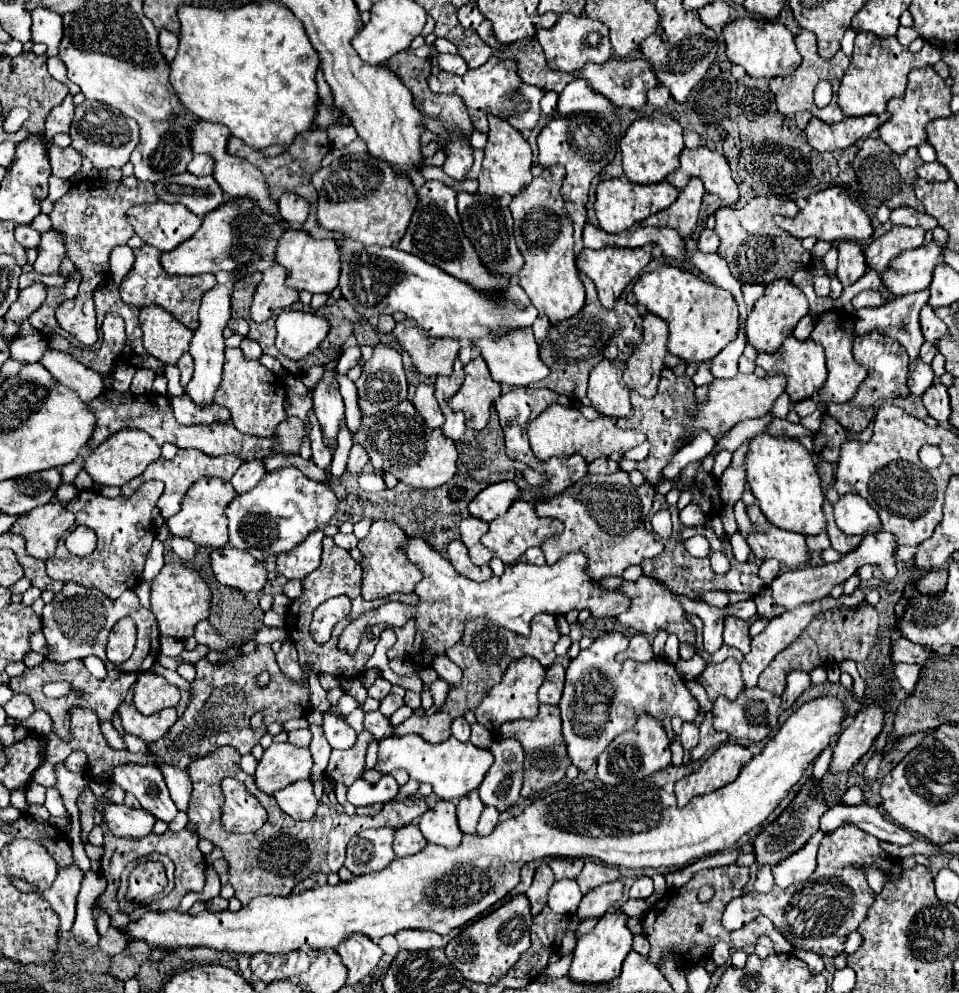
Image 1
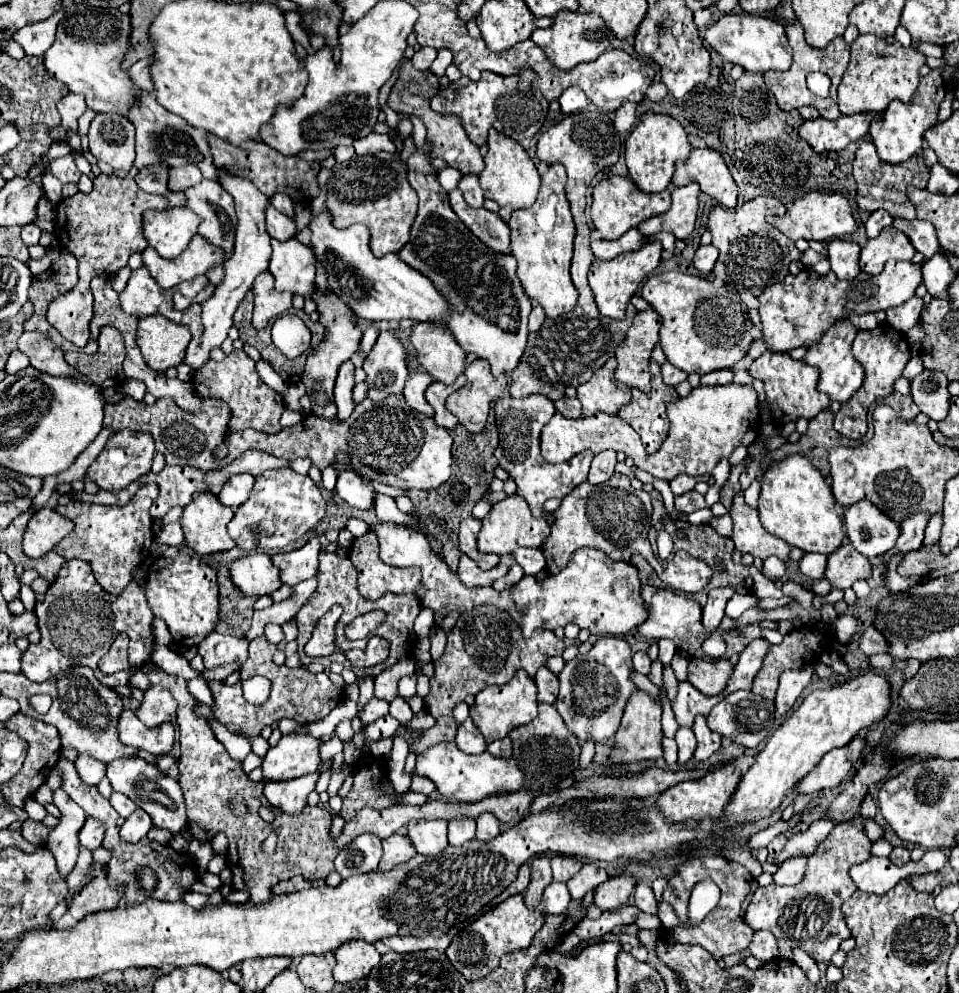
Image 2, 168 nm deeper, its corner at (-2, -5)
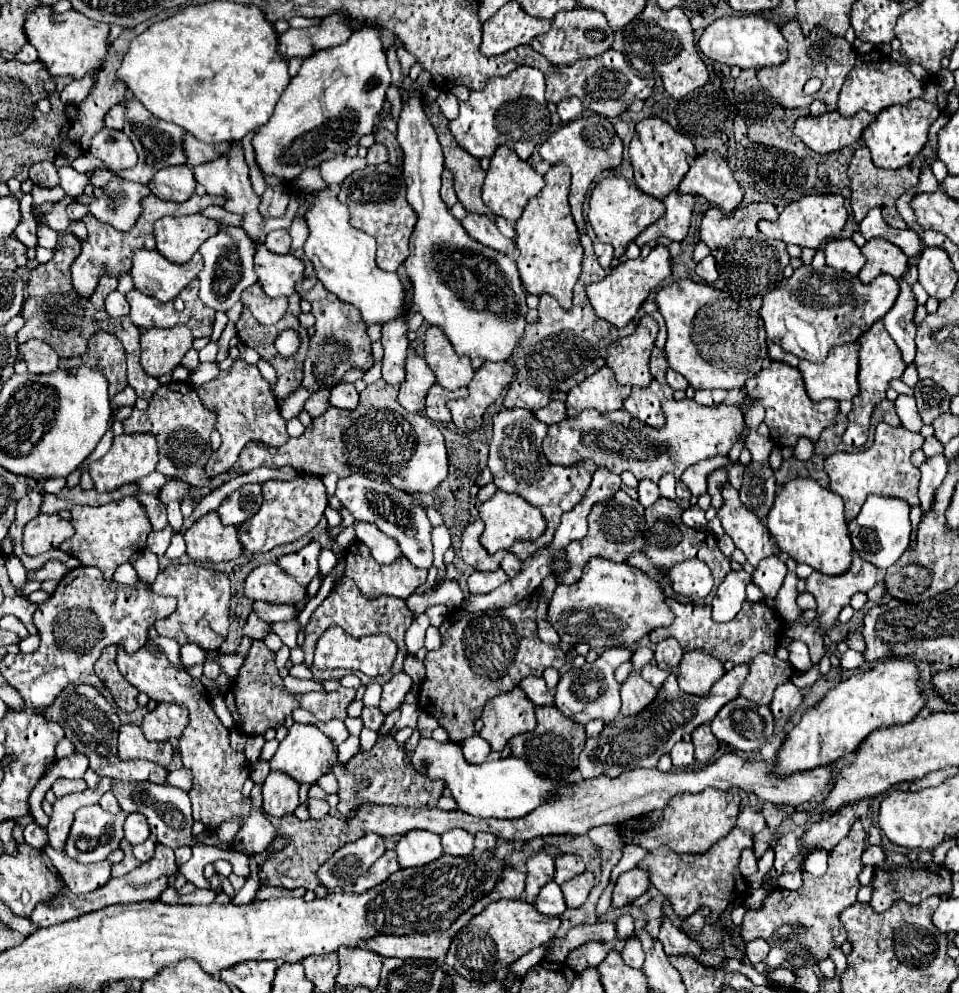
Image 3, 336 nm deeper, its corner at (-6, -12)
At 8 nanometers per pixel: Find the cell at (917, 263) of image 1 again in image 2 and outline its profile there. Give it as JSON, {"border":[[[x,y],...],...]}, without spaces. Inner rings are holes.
{"border":[[[888,261],[884,265],[882,273],[878,273],[878,275],[860,273],[854,281],[840,281],[834,273],[820,277],[812,269],[806,269],[804,273],[800,273],[796,277],[788,275],[788,277],[792,277],[790,281],[770,287],[758,297],[760,299],[760,319],[762,319],[762,341],[768,345],[770,351],[782,353],[782,351],[790,351],[790,349],[796,349],[802,345],[812,345],[816,339],[820,339],[820,335],[836,319],[844,319],[846,313],[870,313],[870,311],[878,311],[878,309],[898,307],[898,305],[910,301],[916,293],[916,287],[922,283],[920,265],[922,263],[912,263],[912,261]]]}

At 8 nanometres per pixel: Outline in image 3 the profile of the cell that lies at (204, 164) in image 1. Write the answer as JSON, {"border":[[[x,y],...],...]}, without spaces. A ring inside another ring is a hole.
{"border":[[[176,166],[176,168],[162,168],[156,172],[156,176],[148,182],[148,188],[154,196],[162,200],[174,200],[174,202],[186,202],[194,194],[194,174],[190,166]]]}

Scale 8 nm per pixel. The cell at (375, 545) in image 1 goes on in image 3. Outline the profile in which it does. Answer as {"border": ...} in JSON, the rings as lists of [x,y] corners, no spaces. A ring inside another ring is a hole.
{"border":[[[354,540],[354,542],[346,548],[344,556],[346,556],[346,572],[344,572],[344,574],[348,574],[348,576],[354,580],[354,584],[358,586],[358,590],[360,590],[366,598],[376,598],[376,596],[386,594],[386,596],[394,596],[394,598],[406,600],[410,594],[414,594],[414,590],[416,590],[420,584],[426,582],[426,576],[428,576],[426,570],[412,566],[406,558],[400,558],[400,560],[396,560],[396,562],[392,562],[392,564],[378,564],[378,562],[372,558],[370,550],[368,550],[362,542],[358,542],[358,540]]]}

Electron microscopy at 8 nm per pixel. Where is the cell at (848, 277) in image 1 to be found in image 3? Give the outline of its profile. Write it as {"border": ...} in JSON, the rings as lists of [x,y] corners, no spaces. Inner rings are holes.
{"border":[[[850,238],[830,240],[824,246],[824,254],[826,254],[828,266],[832,266],[838,272],[848,272],[848,274],[858,274],[866,262],[860,248]]]}

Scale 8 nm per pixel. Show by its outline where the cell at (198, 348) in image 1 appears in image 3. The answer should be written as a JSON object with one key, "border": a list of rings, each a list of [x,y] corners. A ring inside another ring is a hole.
{"border":[[[236,142],[230,146],[230,150],[226,154],[222,154],[220,158],[216,160],[210,160],[210,162],[204,162],[200,166],[194,168],[194,178],[198,184],[202,184],[206,188],[206,194],[214,194],[214,196],[224,196],[228,198],[226,204],[224,204],[224,210],[230,210],[230,212],[236,212],[236,214],[242,214],[244,222],[242,222],[242,228],[248,232],[250,238],[254,238],[258,244],[264,244],[264,238],[270,230],[278,230],[278,228],[288,228],[296,216],[296,210],[298,206],[304,202],[304,194],[298,194],[298,192],[292,192],[290,194],[290,204],[288,204],[288,210],[284,214],[284,218],[262,218],[260,212],[258,212],[258,204],[260,204],[260,198],[254,194],[252,186],[250,186],[250,176],[248,176],[248,164],[244,160],[244,150],[242,150],[242,144]]]}

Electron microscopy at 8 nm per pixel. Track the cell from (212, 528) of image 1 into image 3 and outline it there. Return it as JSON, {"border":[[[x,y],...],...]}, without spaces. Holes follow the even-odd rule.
{"border":[[[216,512],[204,514],[186,534],[186,554],[196,562],[226,562],[242,552],[238,530],[224,526]]]}

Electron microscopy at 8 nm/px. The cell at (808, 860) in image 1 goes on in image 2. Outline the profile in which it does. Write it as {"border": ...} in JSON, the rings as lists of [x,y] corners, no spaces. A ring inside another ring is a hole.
{"border":[[[790,857],[788,861],[784,861],[778,871],[774,873],[774,883],[776,885],[796,885],[804,879],[804,871],[806,871],[806,861],[808,857]]]}

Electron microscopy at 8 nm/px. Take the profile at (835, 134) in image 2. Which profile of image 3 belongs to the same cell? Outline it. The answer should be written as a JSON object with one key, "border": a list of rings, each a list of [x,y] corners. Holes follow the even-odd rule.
{"border":[[[860,110],[852,118],[844,118],[838,112],[826,112],[824,116],[802,116],[794,122],[794,134],[814,152],[830,154],[834,150],[852,146],[860,140],[862,130],[874,122],[876,116]]]}

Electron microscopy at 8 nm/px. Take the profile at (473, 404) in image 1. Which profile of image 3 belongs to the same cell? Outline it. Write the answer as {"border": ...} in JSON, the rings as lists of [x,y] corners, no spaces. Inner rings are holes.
{"border":[[[484,362],[468,384],[470,394],[466,398],[448,402],[452,422],[464,432],[480,428],[482,414],[490,404],[496,402],[496,398],[506,390],[506,386],[510,386],[512,376],[514,368],[510,366],[510,362]]]}

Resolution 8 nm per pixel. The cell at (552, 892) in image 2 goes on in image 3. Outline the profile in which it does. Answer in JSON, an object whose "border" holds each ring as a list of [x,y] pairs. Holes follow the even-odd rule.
{"border":[[[554,880],[548,882],[544,888],[540,888],[538,898],[534,902],[534,908],[538,912],[542,912],[544,916],[560,916],[560,914],[564,914],[566,902],[564,902],[560,886]]]}

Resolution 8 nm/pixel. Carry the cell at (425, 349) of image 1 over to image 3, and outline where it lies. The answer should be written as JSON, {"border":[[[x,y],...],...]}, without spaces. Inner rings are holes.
{"border":[[[430,326],[426,332],[426,348],[424,358],[432,372],[436,374],[436,382],[448,390],[458,390],[468,386],[474,370],[468,356],[458,356],[438,326]]]}

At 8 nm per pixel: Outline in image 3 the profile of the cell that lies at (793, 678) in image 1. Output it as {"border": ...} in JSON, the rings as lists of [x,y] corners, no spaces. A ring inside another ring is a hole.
{"border":[[[792,682],[780,684],[774,690],[774,698],[770,702],[770,710],[774,718],[790,718],[796,708],[802,704],[802,692]]]}

